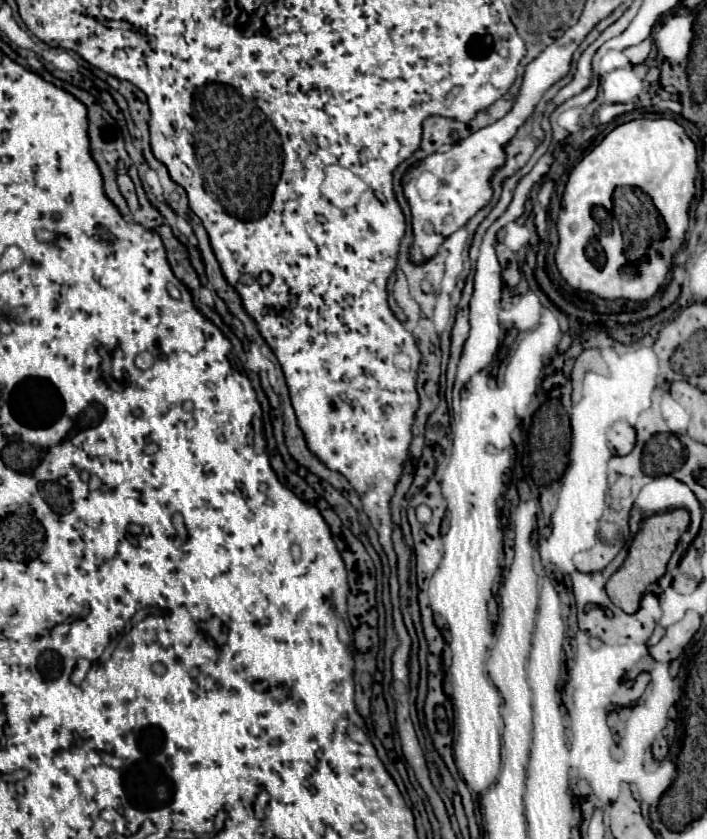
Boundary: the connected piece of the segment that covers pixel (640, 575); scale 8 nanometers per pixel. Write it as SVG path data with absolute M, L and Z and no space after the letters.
M686 509L656 513L656 515L646 517L640 523L640 531L634 535L624 563L606 583L606 593L614 605L618 605L626 613L634 613L638 609L640 597L646 591L646 587L656 583L666 573L666 563L668 563L672 551L676 549L680 535L688 529L688 523L690 523L690 515Z

